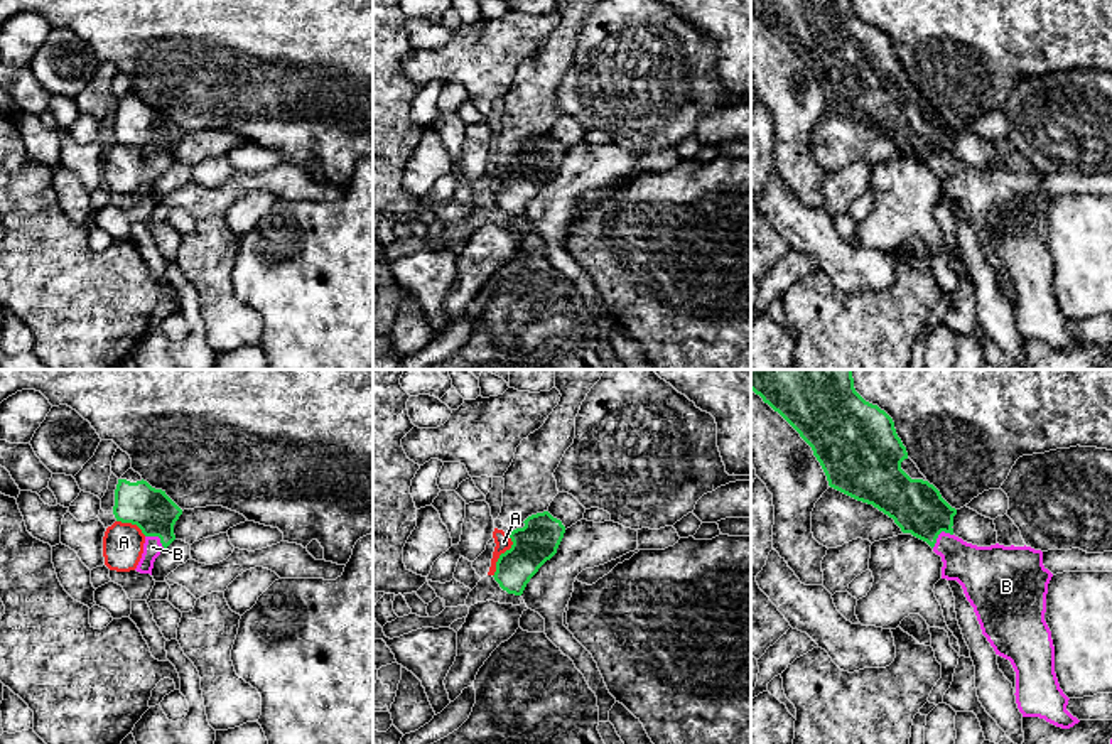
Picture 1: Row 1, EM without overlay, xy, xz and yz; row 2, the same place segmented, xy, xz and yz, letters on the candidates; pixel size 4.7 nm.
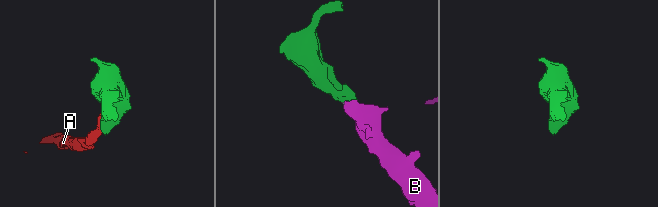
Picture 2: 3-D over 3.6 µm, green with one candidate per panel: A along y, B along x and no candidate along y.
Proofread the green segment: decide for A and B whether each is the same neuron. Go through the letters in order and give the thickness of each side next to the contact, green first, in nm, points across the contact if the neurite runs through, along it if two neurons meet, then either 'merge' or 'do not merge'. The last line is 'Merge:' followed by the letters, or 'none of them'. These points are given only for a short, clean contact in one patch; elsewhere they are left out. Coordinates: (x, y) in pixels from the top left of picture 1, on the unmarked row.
A: calibres 200 and 80 nm; border xz (508, 156), (512, 167), (500, 177), (493, 198); do not merge
B: calibres 260 and 220 nm; way yz (917, 129), (939, 156), (977, 191); merge
Merge: B

